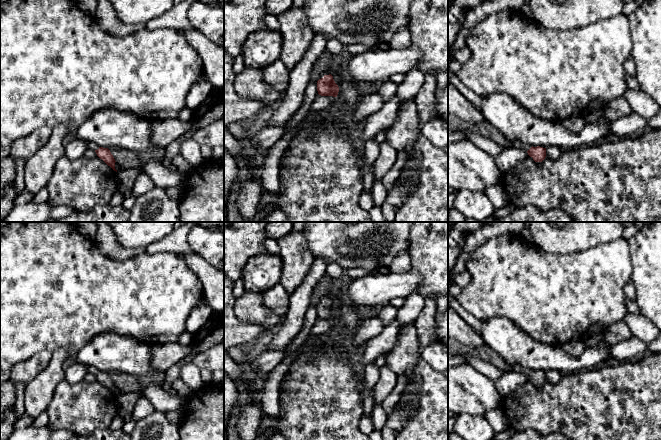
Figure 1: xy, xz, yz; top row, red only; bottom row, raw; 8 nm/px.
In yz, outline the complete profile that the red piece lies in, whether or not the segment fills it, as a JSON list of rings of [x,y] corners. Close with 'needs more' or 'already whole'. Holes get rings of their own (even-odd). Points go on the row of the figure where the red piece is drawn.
[[[512,142],[510,145],[526,150],[528,155],[532,157],[535,162],[542,162],[546,157],[546,148],[540,146],[533,147],[519,142]]]; needs more

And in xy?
[[[88,142],[87,147],[94,150],[100,159],[102,159],[108,166],[117,172],[115,169],[116,161],[108,148],[99,147],[97,144],[92,142]]]; needs more

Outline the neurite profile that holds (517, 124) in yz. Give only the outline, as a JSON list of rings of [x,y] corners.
[[[494,93],[482,97],[482,114],[493,128],[498,130],[509,143],[519,142],[533,147],[558,146],[565,149],[578,148],[601,142],[610,134],[611,121],[604,114],[594,123],[586,124],[580,132],[568,131],[560,121],[544,120],[533,115],[511,96]]]

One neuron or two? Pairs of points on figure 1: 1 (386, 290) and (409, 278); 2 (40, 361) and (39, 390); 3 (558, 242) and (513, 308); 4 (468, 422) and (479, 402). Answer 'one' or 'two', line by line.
1: one
2: two
3: two
4: two

